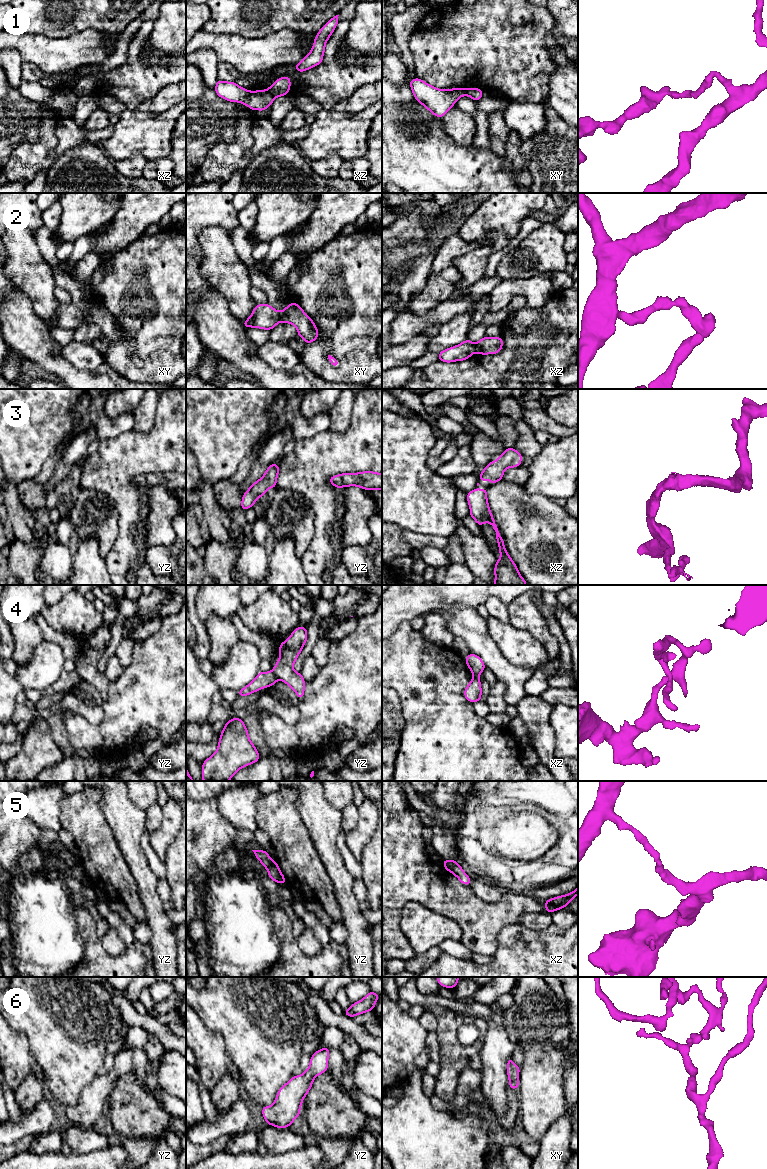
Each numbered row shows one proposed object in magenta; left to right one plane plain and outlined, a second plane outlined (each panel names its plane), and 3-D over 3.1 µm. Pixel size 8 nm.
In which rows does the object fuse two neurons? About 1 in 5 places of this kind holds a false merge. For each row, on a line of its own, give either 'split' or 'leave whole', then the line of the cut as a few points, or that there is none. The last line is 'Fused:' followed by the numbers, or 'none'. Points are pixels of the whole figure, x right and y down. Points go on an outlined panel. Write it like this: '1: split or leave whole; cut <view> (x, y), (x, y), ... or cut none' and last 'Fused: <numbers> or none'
1: split; cut xz (267, 90), (273, 98)
2: split; cut xy (278, 312), (281, 320)
3: leave whole; cut none
4: split; cut yz (272, 671), (277, 678)
5: split; cut xz (455, 862), (447, 870)
6: leave whole; cut none
Fused: 1, 2, 4, 5

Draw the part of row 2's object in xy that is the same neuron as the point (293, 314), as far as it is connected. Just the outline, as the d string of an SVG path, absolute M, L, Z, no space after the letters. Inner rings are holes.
M292 303L282 310L280 319L284 323L293 324L306 344L312 343L319 337L319 332L312 319L301 309L297 303Z

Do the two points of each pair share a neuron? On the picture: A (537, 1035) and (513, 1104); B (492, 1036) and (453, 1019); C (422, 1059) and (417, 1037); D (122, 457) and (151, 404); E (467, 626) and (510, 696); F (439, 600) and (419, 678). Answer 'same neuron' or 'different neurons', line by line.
A: different neurons
B: different neurons
C: different neurons
D: different neurons
E: same neuron
F: different neurons

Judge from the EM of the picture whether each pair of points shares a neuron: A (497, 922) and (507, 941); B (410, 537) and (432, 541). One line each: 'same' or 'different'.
A: different
B: same

